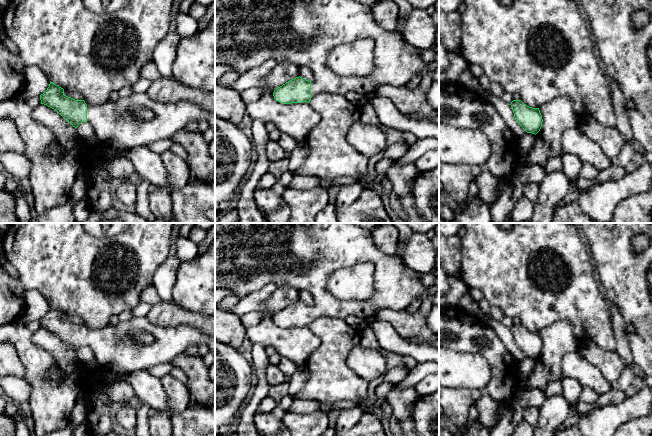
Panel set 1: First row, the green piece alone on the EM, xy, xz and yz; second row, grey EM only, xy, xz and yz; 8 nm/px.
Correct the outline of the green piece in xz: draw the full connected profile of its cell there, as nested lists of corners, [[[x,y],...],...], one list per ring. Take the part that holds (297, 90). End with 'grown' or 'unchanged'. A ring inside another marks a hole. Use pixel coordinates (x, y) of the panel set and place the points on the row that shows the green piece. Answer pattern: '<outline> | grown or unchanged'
[[[215,0],[215,64],[230,66],[239,74],[244,73],[254,67],[261,65],[267,60],[274,59],[277,64],[293,63],[299,66],[306,66],[313,72],[314,78],[309,81],[302,77],[296,77],[282,86],[276,88],[273,92],[274,99],[280,103],[291,104],[291,103],[309,103],[311,98],[315,95],[327,92],[330,94],[342,94],[345,95],[347,92],[356,92],[366,96],[372,92],[379,85],[390,85],[392,87],[405,86],[409,83],[411,78],[419,74],[423,76],[427,62],[421,59],[422,49],[416,48],[407,43],[402,34],[398,31],[388,31],[381,28],[375,20],[371,6],[363,4],[357,0],[311,0],[309,4],[305,3],[304,0]],[[370,38],[374,41],[374,66],[373,72],[369,76],[358,77],[358,76],[340,76],[335,74],[327,65],[328,53],[336,46],[343,43],[351,43],[358,39]]] | grown

